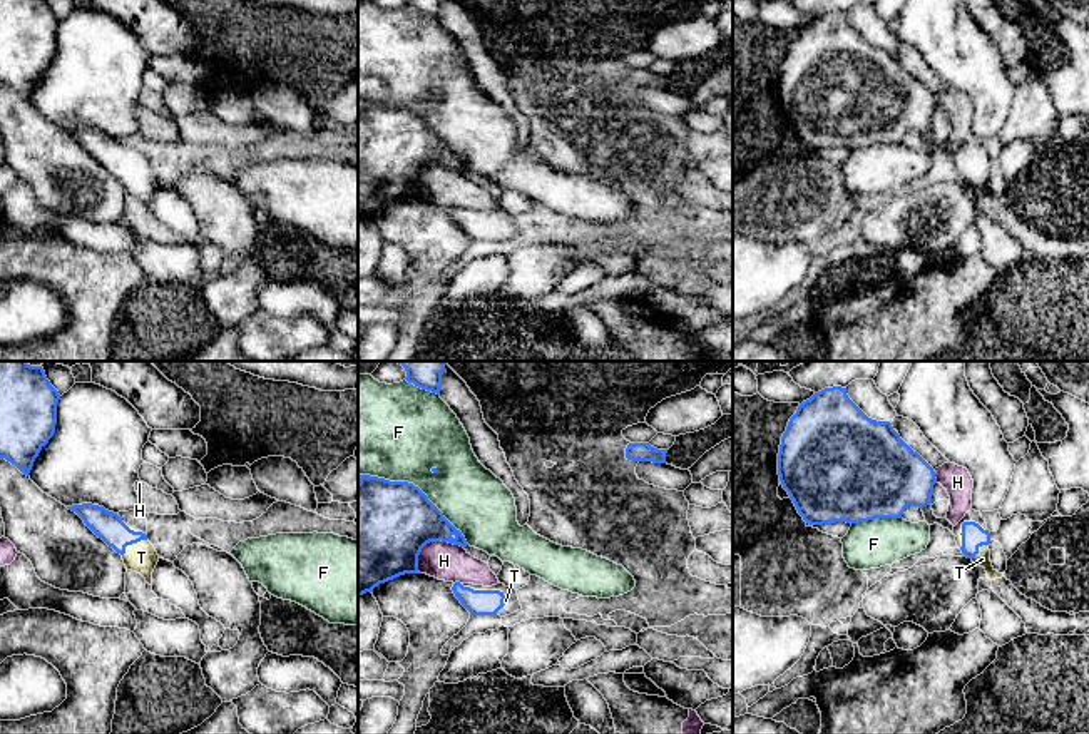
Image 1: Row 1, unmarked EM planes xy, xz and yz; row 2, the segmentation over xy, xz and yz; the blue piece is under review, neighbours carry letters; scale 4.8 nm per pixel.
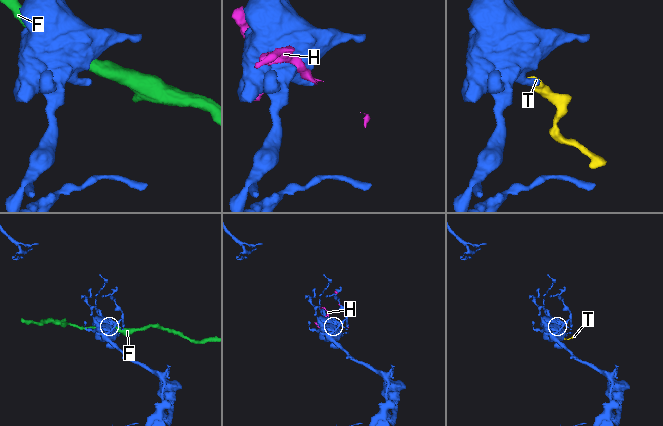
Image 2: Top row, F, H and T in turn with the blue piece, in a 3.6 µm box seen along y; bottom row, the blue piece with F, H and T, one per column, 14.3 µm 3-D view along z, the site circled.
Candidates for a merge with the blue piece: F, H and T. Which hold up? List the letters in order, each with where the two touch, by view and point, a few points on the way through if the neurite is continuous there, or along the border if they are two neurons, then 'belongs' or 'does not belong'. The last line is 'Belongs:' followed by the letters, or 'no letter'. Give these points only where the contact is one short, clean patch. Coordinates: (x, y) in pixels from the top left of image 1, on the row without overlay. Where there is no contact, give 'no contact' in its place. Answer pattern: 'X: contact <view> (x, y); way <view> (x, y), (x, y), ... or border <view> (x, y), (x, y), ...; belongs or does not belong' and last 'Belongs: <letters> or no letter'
F: contact xz (417, 112); does not belong
H: contact xz (432, 166); does not belong
T: contact xy (131, 169); belongs
Belongs: T

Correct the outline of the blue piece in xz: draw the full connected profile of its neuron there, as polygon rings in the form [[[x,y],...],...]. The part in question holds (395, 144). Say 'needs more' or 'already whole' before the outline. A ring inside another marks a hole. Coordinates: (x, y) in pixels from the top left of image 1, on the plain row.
already whole; [[[360,100],[358,107],[358,222],[405,199],[418,197],[418,181],[430,167],[467,172],[467,166],[413,109]]]

